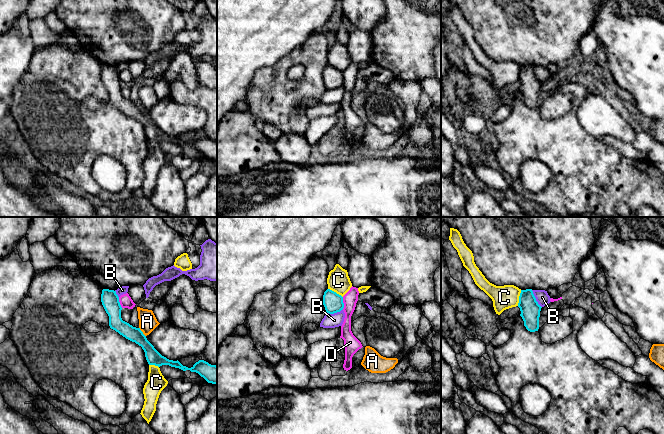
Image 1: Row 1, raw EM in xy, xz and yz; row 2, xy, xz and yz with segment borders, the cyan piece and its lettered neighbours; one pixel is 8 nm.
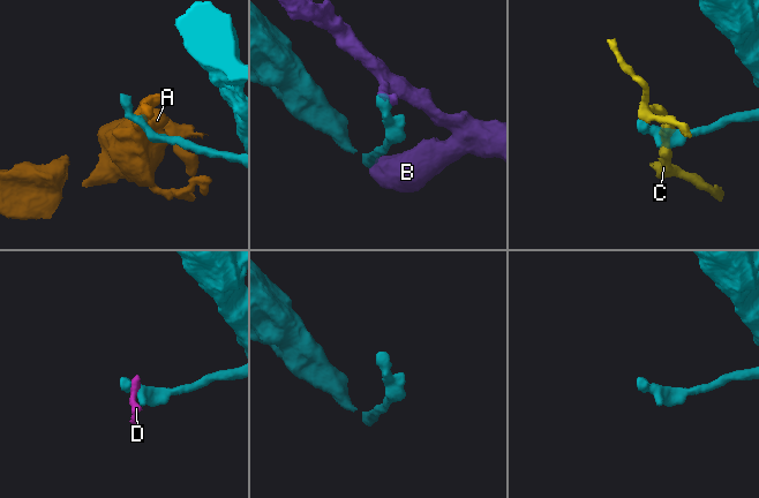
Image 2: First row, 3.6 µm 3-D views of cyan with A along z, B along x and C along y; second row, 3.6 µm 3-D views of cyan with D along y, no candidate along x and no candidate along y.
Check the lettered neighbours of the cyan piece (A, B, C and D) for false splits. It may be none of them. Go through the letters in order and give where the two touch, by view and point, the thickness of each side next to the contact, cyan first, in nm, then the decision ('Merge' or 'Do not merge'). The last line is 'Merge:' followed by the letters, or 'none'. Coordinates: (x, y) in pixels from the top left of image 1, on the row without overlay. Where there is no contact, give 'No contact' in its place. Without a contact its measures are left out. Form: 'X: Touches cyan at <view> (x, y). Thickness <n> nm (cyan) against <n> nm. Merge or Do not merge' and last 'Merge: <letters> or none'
A: Touches cyan at xy (142, 108). Thickness 120 nm (cyan) against 140 nm. Do not merge
B: Touches cyan at yz (535, 75). Thickness 160 nm (cyan) against 110 nm. Do not merge
C: Touches cyan at yz (519, 74). Thickness 160 nm (cyan) against 190 nm. Do not merge
D: Touches cyan at xz (343, 79). Thickness 160 nm (cyan) against 120 nm. Do not merge
Merge: none

